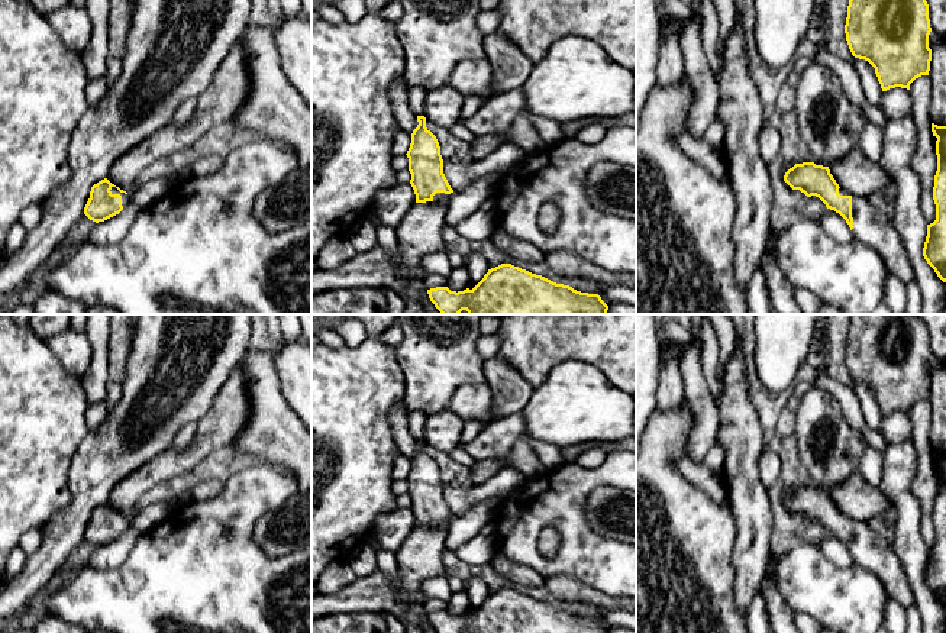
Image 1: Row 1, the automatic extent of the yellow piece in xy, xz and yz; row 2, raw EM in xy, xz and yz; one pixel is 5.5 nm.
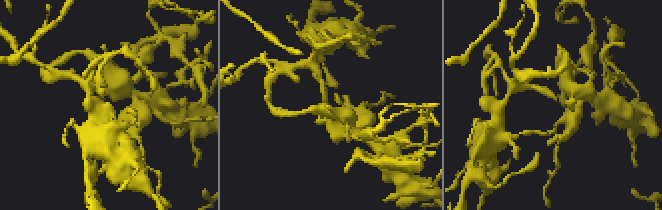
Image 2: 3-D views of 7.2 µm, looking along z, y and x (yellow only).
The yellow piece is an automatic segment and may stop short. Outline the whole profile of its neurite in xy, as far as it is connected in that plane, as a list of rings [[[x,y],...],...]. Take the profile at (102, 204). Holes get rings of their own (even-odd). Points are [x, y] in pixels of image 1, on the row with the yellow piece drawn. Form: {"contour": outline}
{"contour": [[[107,178],[91,187],[90,198],[84,207],[84,214],[99,223],[119,214],[127,204],[129,194]]]}

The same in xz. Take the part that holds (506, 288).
{"contour": [[[511,264],[488,269],[472,290],[456,293],[448,287],[436,287],[427,290],[427,294],[442,314],[459,314],[462,310],[468,314],[607,314],[608,310],[598,294],[577,291]]]}

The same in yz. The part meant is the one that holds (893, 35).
{"contour": [[[849,0],[845,25],[846,41],[855,58],[868,61],[874,68],[882,91],[910,84],[929,75],[932,49],[929,4],[926,0]]]}

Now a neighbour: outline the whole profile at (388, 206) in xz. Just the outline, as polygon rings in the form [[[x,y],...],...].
[[[398,183],[374,196],[367,219],[375,226],[384,225],[395,229],[414,203],[416,194],[411,184]]]

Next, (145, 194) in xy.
[[[169,175],[135,185],[127,194],[130,201],[136,203],[141,209],[146,209],[162,198],[174,185],[175,181]]]

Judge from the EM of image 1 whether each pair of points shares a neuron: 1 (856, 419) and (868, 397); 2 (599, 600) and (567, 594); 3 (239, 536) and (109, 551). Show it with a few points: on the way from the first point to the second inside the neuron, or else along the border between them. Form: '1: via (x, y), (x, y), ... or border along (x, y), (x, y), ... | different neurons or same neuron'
1: border along (851, 386), (865, 423), (877, 430) | different neurons
2: via (591, 597), (574, 594) | same neuron
3: border along (141, 533), (132, 551), (120, 564), (105, 568) | different neurons

